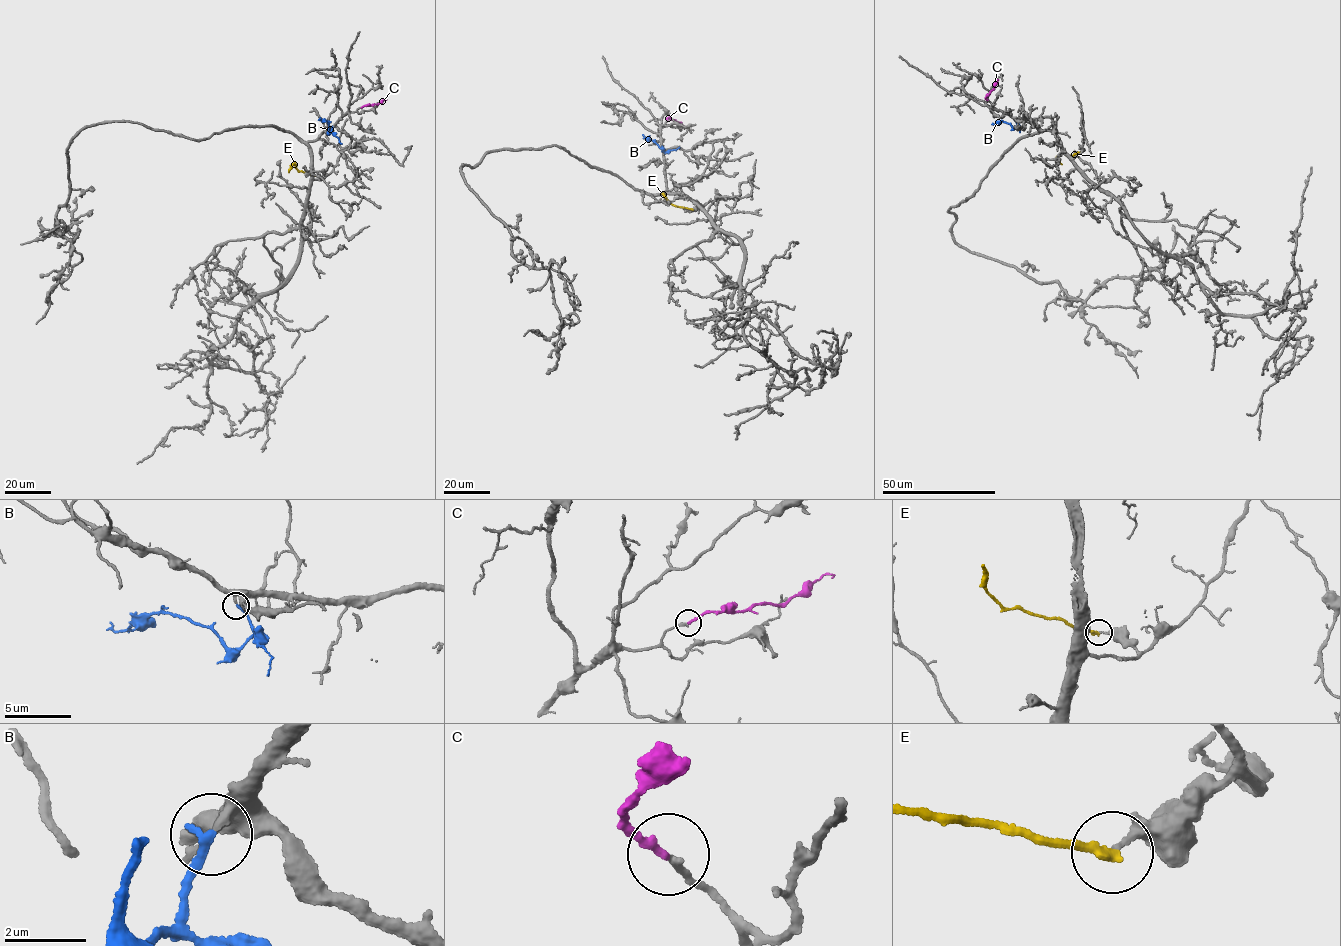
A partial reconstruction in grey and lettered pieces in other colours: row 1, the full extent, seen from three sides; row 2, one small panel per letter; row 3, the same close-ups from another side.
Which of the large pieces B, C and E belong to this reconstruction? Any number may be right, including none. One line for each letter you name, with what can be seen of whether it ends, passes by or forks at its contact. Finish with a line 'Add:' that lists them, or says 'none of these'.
B: It ends there
C: It ends there
Add: B, C

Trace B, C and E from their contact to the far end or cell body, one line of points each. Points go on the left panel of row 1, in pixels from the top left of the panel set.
B: (333, 127), (328, 133), (327, 122), (320, 118)
C: (361, 107), (386, 99)
E: (315, 175), (298, 171), (295, 163), (288, 172)

